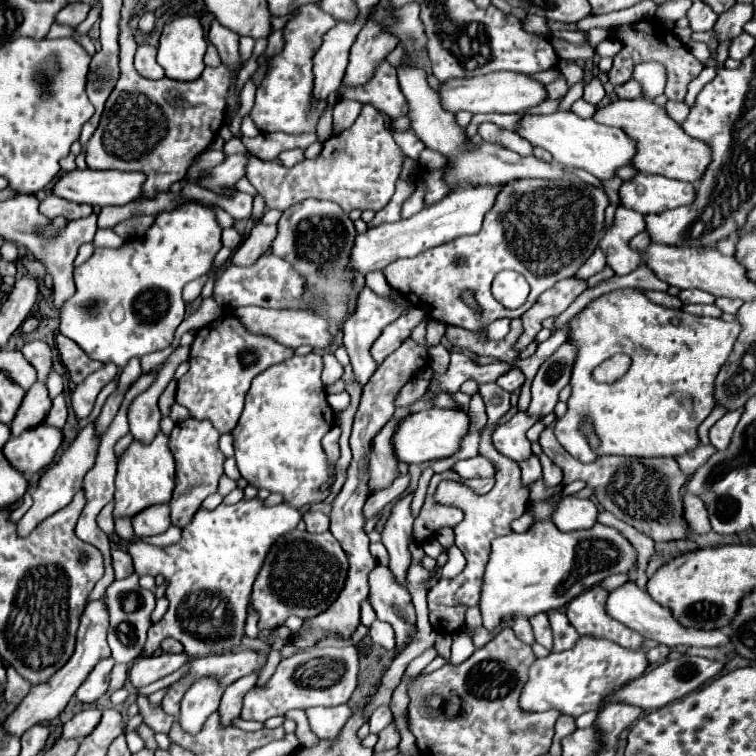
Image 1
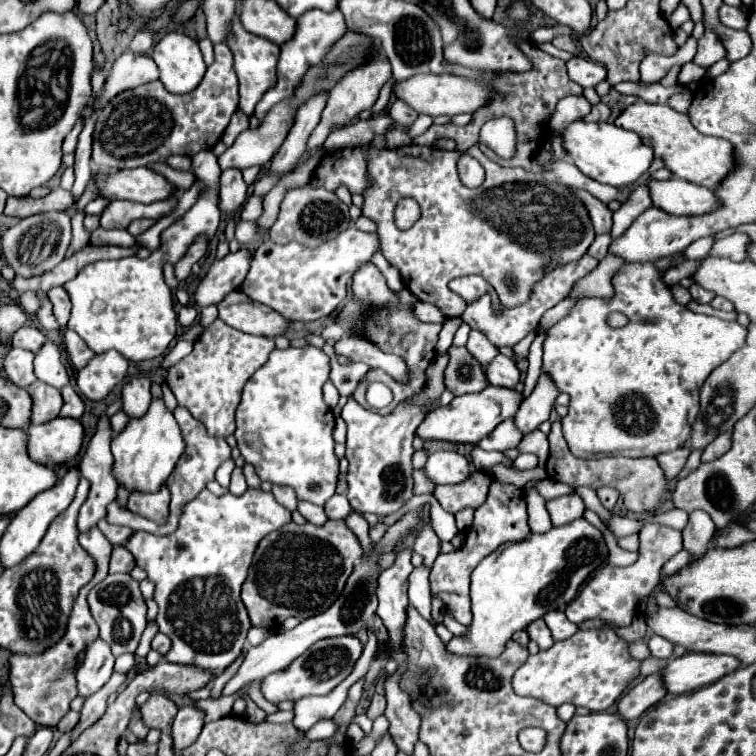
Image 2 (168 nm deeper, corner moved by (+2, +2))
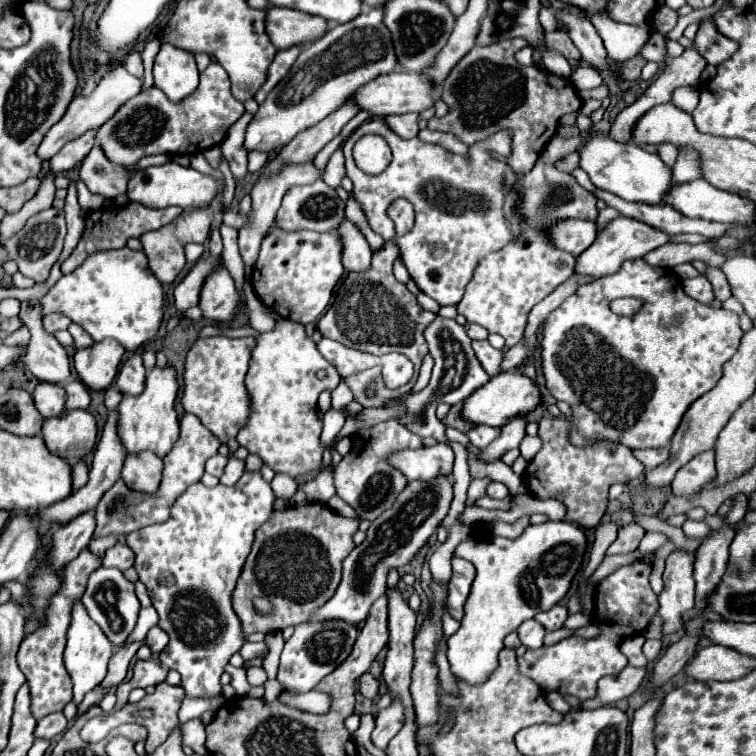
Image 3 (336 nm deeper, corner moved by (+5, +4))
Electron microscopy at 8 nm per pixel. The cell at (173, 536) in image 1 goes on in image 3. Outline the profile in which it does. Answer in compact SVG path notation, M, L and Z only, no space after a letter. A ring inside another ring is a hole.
M109 535L109 537L99 537L99 539L91 539L91 543L89 543L89 551L93 553L93 555L97 555L97 557L103 557L105 555L105 551L109 549L109 547L113 547L117 543L117 537L115 535Z

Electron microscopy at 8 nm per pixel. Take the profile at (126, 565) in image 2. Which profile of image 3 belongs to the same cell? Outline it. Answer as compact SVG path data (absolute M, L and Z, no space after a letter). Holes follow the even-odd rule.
M117 541L117 543L105 553L105 557L103 557L103 567L117 567L117 569L125 571L125 569L129 569L129 567L133 565L133 561L135 561L135 555L133 555L133 551L127 547L127 543Z

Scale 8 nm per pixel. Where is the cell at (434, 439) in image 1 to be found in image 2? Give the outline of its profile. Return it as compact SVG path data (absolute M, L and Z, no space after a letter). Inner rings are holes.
M488 385L480 393L470 393L470 395L454 397L450 405L436 407L434 411L426 413L424 421L416 429L416 435L422 441L450 441L450 443L478 445L480 439L484 439L498 423L502 423L504 419L516 415L520 401L522 401L522 395L516 393L514 389L504 389L504 387Z

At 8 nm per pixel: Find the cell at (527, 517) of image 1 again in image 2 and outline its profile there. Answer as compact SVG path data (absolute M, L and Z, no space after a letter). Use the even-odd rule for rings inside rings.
M530 481L524 487L526 505L528 505L528 527L532 533L546 533L552 527L552 523L550 523L550 515L548 515L546 507L544 507L546 501L532 489L534 483L536 481Z

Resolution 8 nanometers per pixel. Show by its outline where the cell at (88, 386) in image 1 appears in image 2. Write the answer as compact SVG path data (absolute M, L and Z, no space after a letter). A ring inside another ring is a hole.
M106 351L104 355L96 355L78 373L78 389L90 401L100 401L126 377L126 369L128 361L118 351Z

